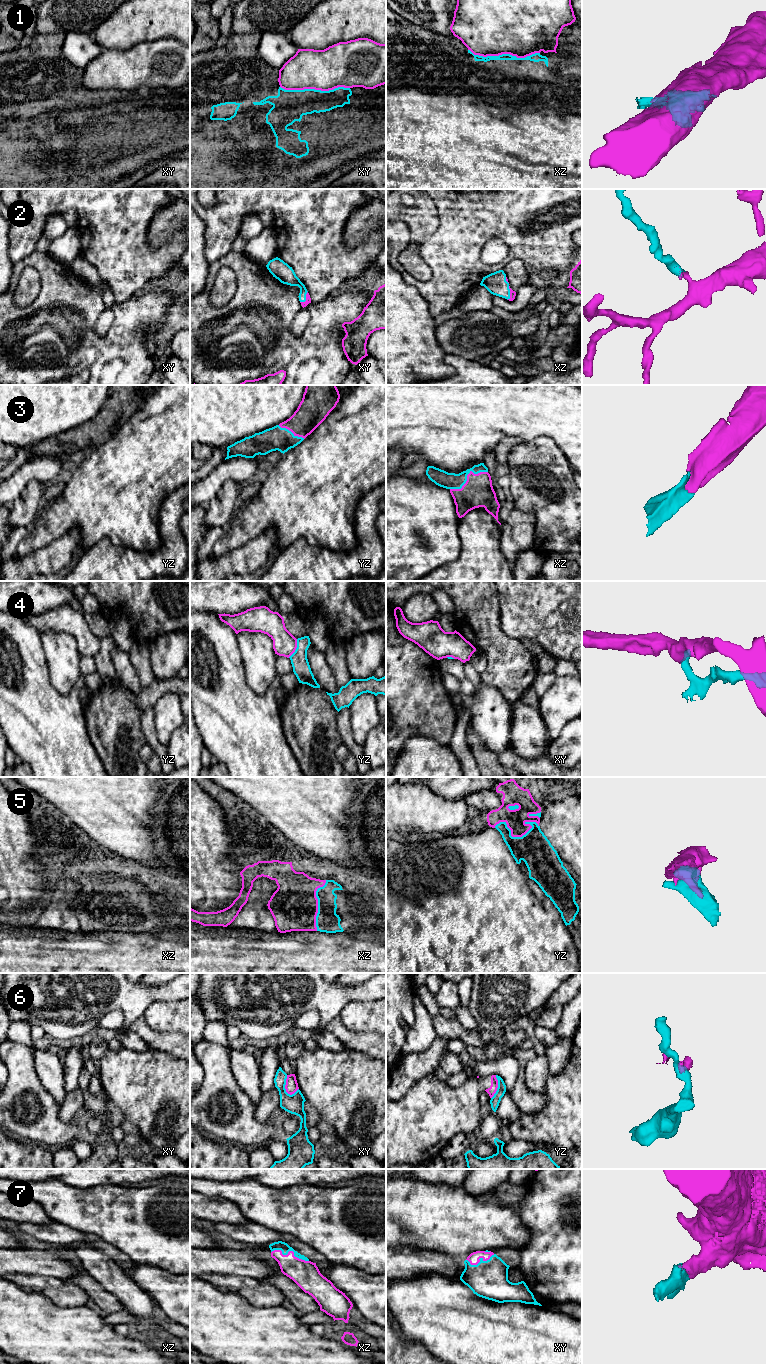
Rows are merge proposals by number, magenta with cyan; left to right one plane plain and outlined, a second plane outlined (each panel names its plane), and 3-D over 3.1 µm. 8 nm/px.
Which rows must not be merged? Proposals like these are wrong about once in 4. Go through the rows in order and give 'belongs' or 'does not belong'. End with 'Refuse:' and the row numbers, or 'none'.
1: does not belong
2: belongs
3: belongs
4: does not belong
5: belongs
6: does not belong
7: belongs
Refuse: 1, 4, 6

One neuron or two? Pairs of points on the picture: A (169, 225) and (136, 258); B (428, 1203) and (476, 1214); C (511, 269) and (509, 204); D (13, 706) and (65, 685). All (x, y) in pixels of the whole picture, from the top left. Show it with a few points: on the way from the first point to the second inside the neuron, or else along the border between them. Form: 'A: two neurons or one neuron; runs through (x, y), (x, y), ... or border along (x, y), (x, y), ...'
A: two neurons; border along (150, 221), (148, 244), (155, 250)
B: one neuron; runs through (440, 1214), (464, 1214)
C: two neurons; border along (528, 265), (521, 260), (512, 259), (502, 269)
D: two neurons; border along (47, 666), (51, 683), (61, 693), (67, 694)

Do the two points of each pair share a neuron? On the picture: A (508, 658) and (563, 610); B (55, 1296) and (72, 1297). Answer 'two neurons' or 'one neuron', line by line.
A: two neurons
B: one neuron

